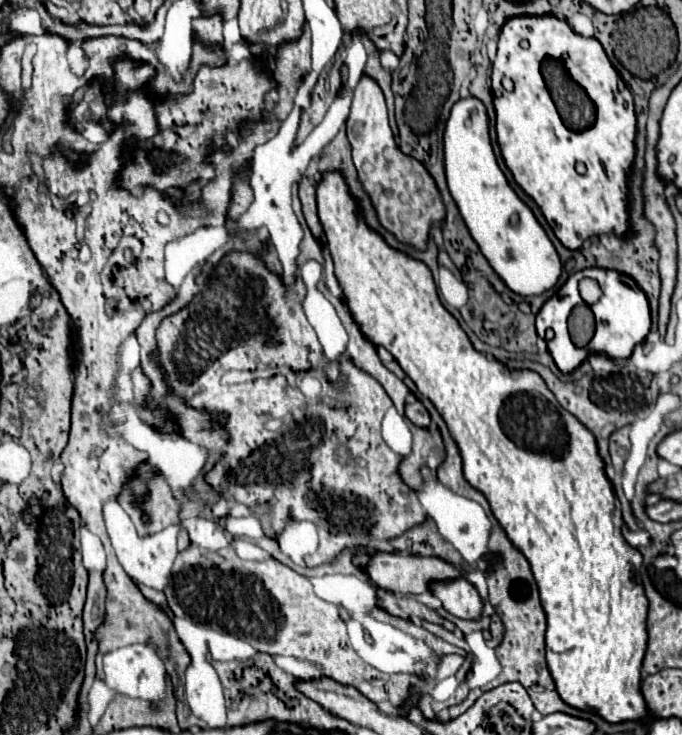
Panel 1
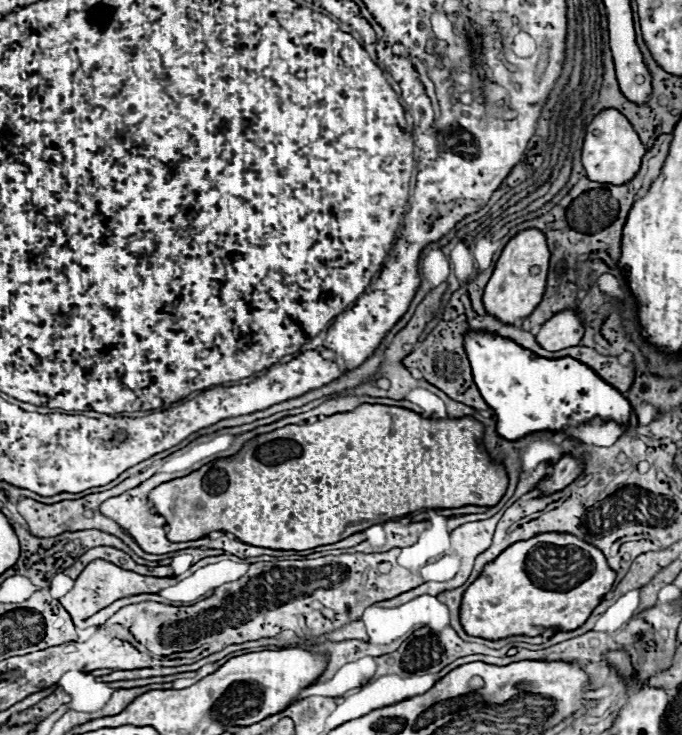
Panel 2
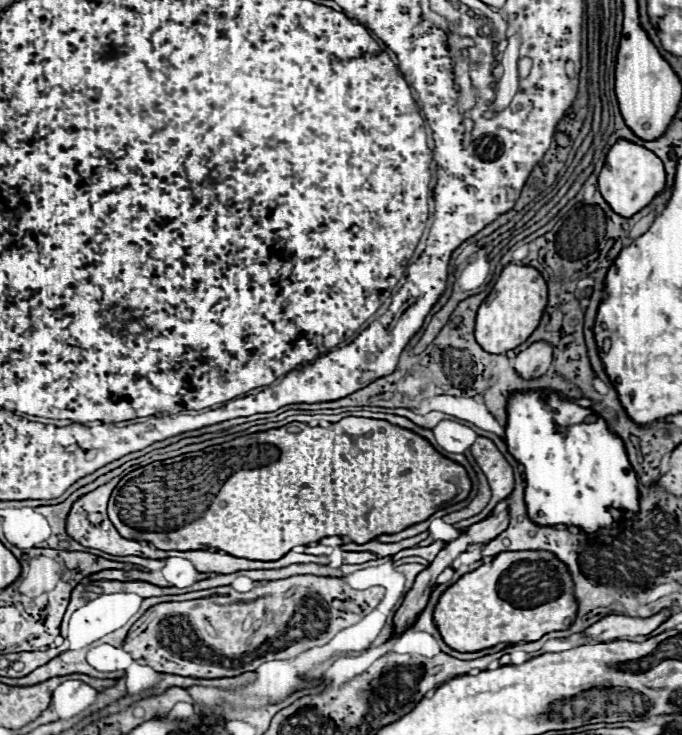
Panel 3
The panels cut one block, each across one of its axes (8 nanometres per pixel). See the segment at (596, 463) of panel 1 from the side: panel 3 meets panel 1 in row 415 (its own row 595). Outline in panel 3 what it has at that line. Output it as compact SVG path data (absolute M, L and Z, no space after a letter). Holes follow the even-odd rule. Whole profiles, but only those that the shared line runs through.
M520 550L494 556L444 590L434 608L434 624L452 650L478 652L500 642L534 642L548 632L566 630L574 622L576 610L566 564L552 552Z

